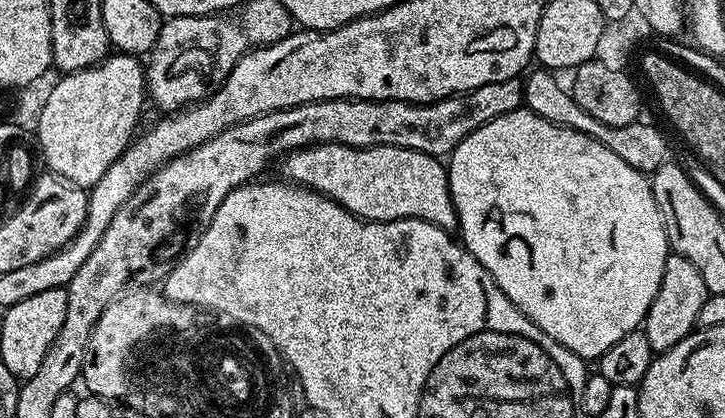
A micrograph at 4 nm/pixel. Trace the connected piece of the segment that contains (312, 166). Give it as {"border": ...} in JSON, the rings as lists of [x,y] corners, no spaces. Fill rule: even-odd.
{"border":[[[313,144],[311,148],[299,148],[283,157],[284,172],[289,181],[302,188],[320,192],[361,220],[425,220],[445,232],[455,233],[458,228],[456,207],[450,194],[447,167],[437,157],[422,154],[418,150],[406,150],[398,146],[374,146],[351,148],[345,144]]]}

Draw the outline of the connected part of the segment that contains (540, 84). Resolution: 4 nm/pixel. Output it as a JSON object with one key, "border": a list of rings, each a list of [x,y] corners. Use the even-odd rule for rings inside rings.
{"border":[[[529,71],[528,80],[523,81],[524,104],[529,112],[538,114],[555,124],[585,132],[590,138],[602,142],[602,146],[606,146],[606,150],[614,150],[614,154],[618,154],[618,158],[622,158],[622,162],[634,166],[634,170],[639,172],[650,174],[654,170],[658,170],[658,166],[662,166],[664,161],[669,159],[668,140],[654,125],[637,122],[626,126],[606,126],[602,122],[598,122],[598,118],[590,118],[590,114],[586,114],[586,110],[582,110],[582,106],[578,106],[578,102],[574,102],[571,91],[566,90],[565,85],[563,88],[552,77],[555,75],[551,71],[539,71]]]}

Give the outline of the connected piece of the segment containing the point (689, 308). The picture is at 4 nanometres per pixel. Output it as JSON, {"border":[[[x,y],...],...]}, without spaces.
{"border":[[[675,254],[666,258],[666,270],[662,270],[662,286],[658,286],[658,294],[654,294],[654,302],[642,325],[646,338],[650,338],[653,353],[670,350],[693,332],[697,327],[698,314],[709,295],[706,282],[702,282],[702,274],[698,274],[698,269],[692,263]]]}

